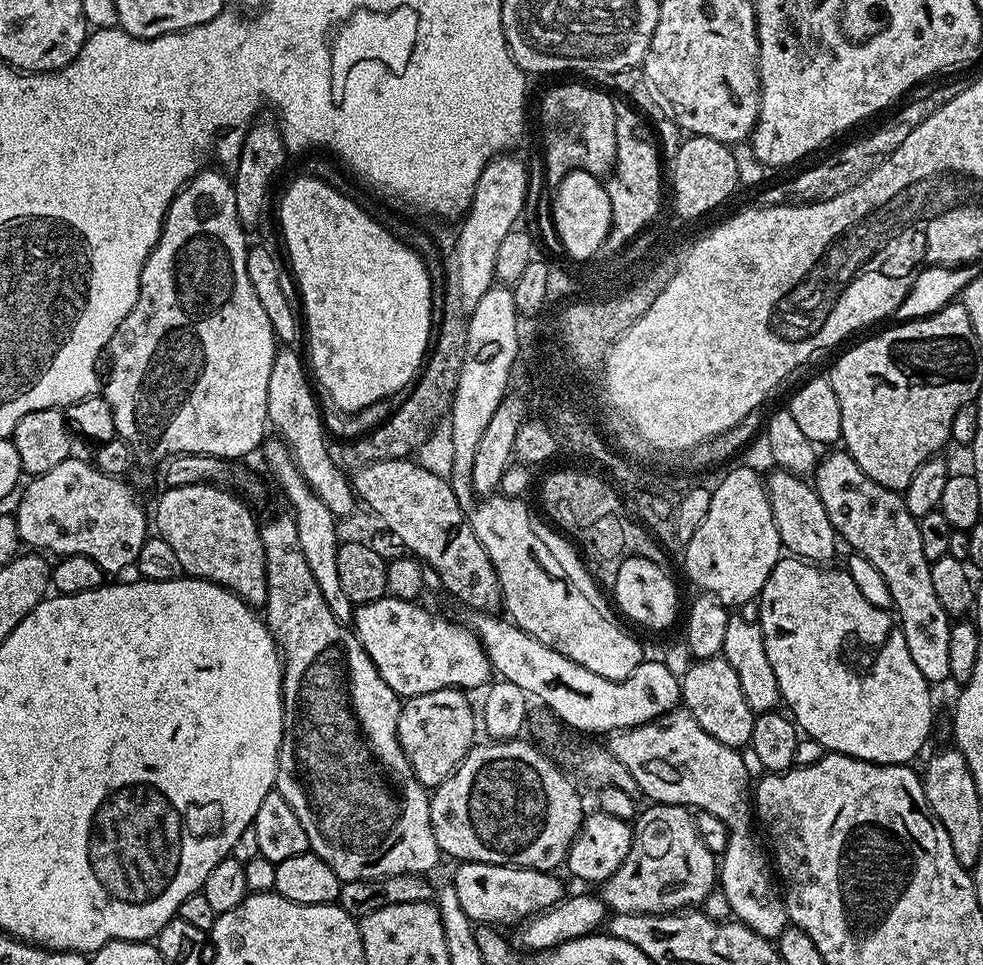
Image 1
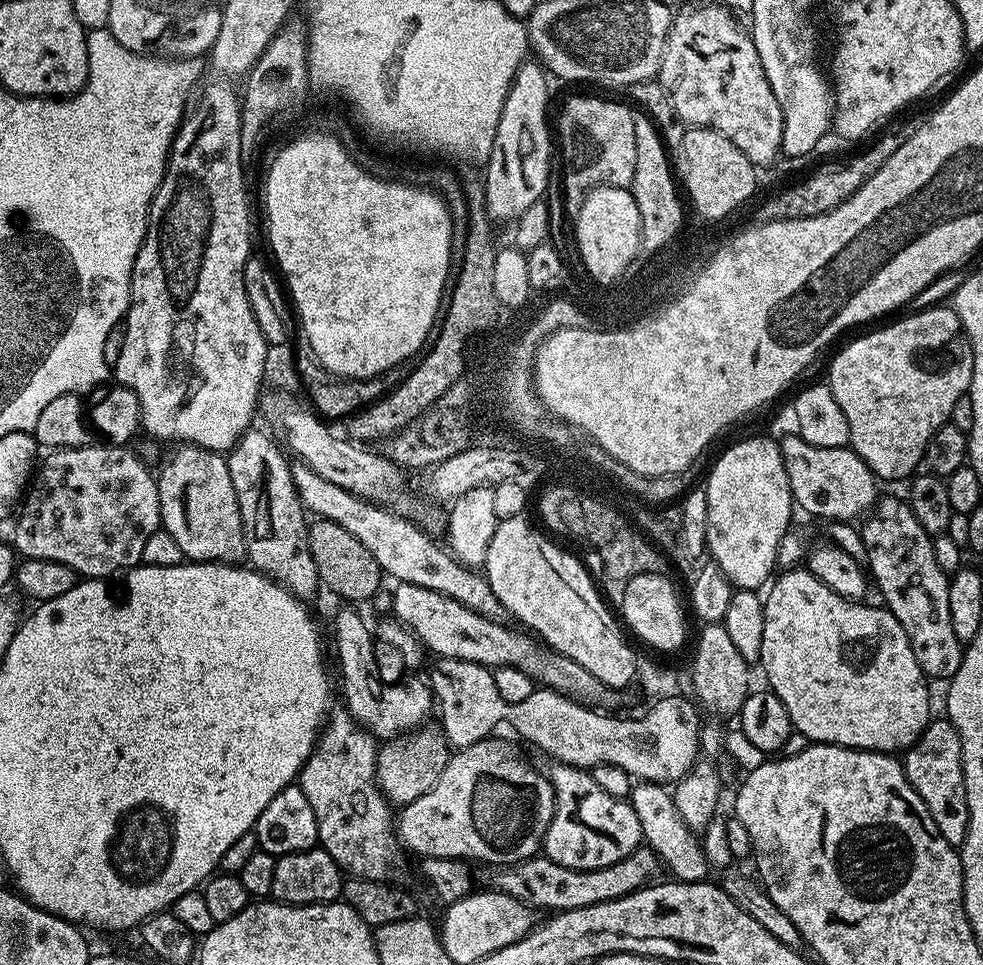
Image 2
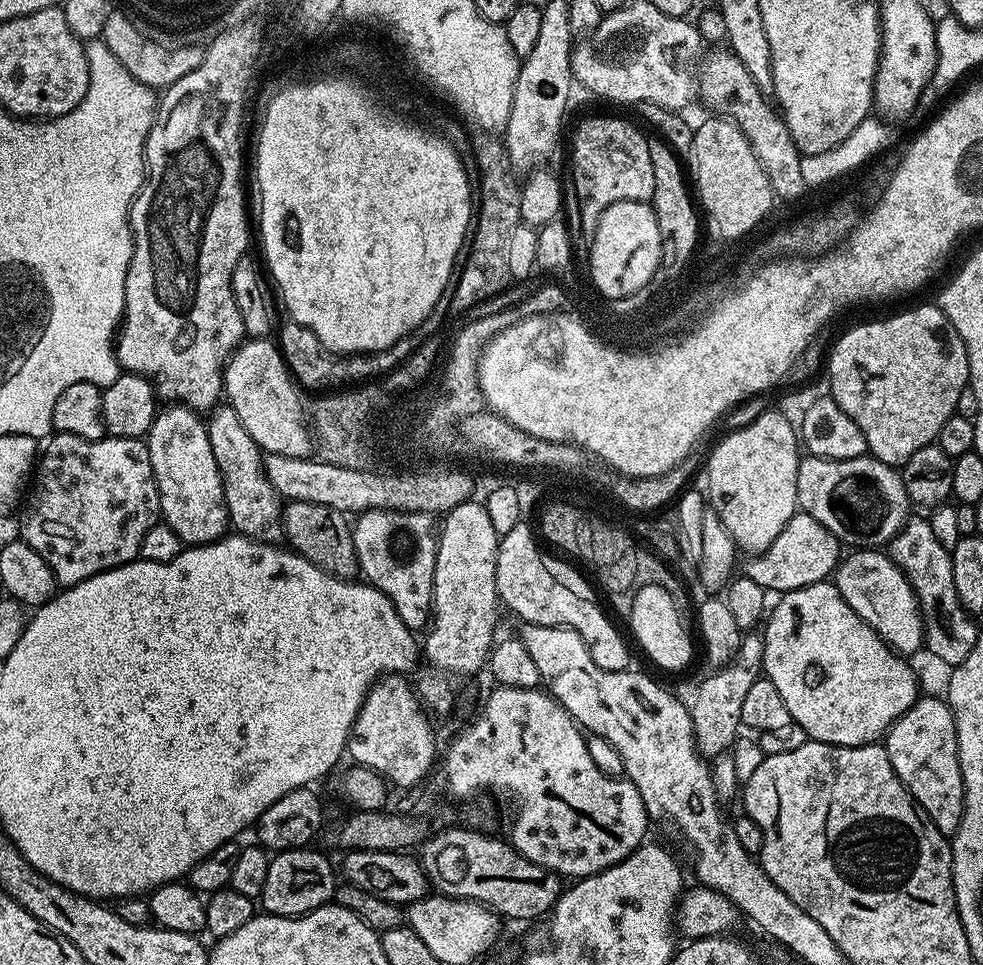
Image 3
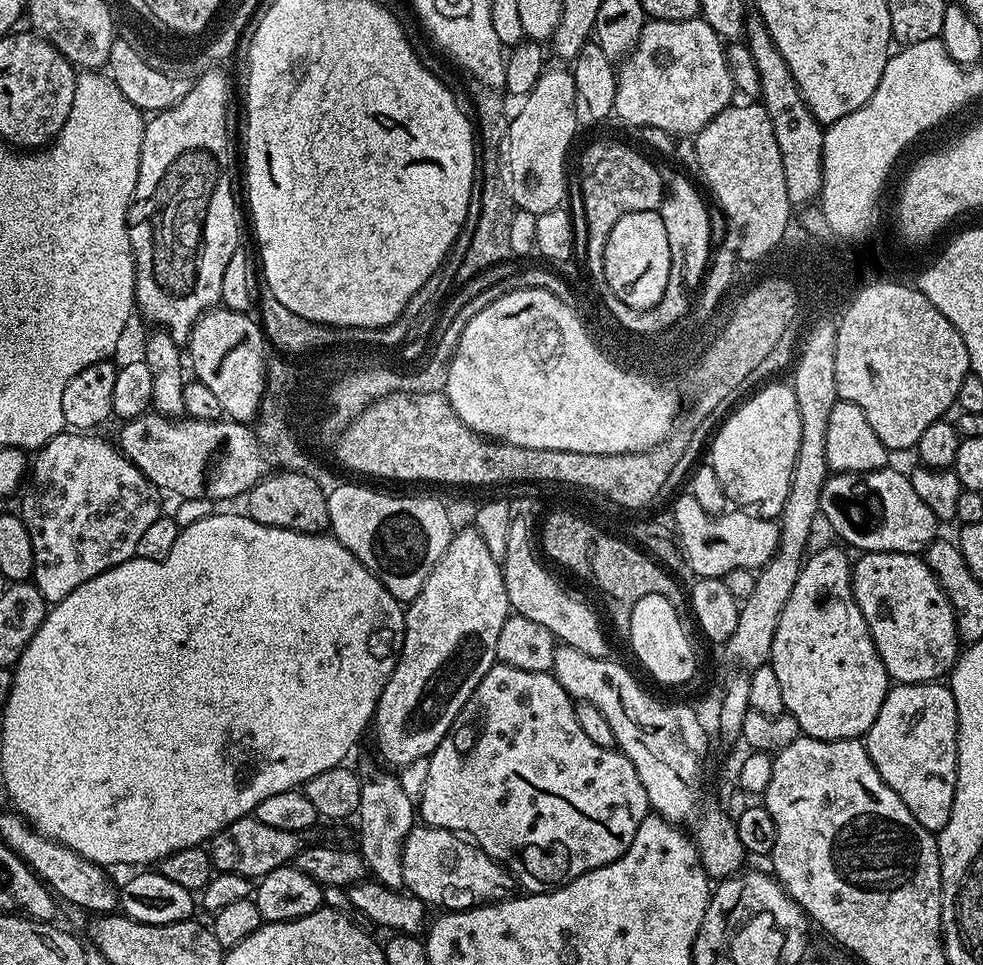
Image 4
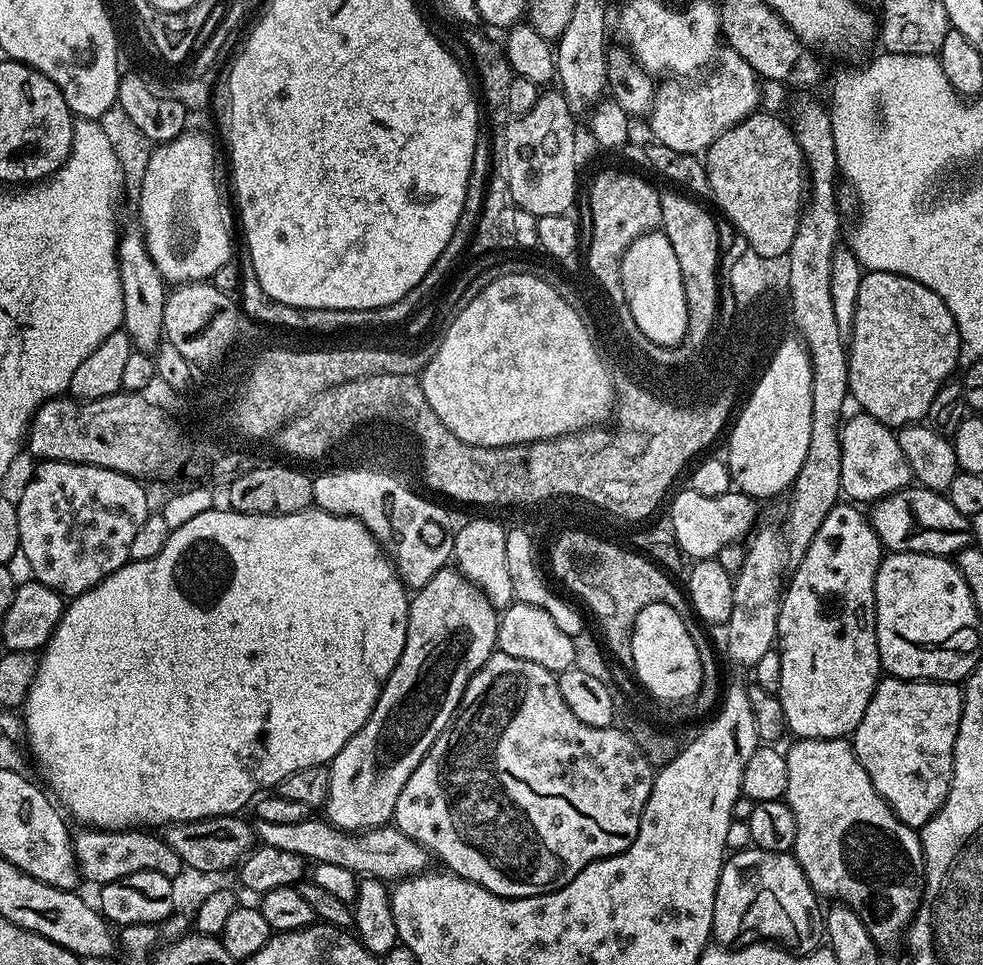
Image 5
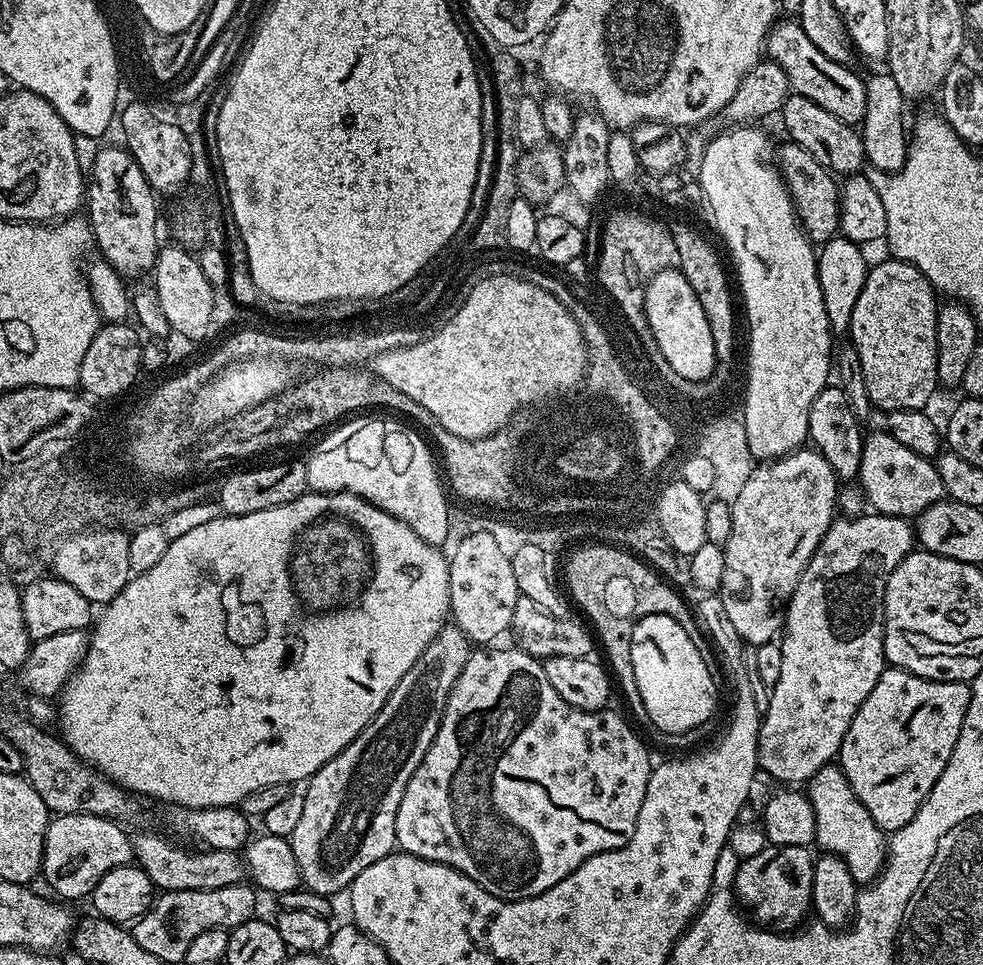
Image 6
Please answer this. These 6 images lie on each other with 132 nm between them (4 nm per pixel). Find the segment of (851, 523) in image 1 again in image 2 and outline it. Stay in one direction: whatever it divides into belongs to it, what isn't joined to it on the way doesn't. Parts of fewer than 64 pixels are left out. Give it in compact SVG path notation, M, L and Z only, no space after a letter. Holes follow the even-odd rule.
M888 496L885 500L884 497L877 499L875 508L871 509L863 524L866 568L875 587L877 584L884 595L883 607L892 612L894 618L898 618L902 630L906 630L906 638L910 638L910 650L914 650L914 658L918 658L918 666L924 671L925 677L941 682L951 680L954 674L958 674L958 666L962 666L964 648L958 634L954 634L953 624L950 623L950 576L942 570L942 566L938 566L938 558L934 558L933 537L928 536L926 530L922 530L922 525L918 523L918 518L914 518L914 510L907 499L900 497L899 500L896 496Z

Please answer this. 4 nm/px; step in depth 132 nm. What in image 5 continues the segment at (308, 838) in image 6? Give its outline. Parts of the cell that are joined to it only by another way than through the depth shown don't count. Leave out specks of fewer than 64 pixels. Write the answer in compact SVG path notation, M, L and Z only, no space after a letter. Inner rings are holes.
M455 567L438 570L426 586L415 589L408 605L406 646L370 718L328 768L328 823L359 834L385 827L392 820L394 802L398 802L406 778L452 723L470 678L497 651L497 623L497 609Z

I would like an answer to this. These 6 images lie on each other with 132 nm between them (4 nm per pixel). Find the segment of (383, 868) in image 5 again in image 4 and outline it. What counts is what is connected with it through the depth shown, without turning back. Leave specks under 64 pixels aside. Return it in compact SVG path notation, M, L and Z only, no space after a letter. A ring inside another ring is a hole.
M413 826L402 846L402 878L404 888L411 895L420 899L425 906L440 908L436 910L463 910L481 904L495 904L498 900L511 900L518 892L516 879L508 869L491 860L471 840L445 828Z

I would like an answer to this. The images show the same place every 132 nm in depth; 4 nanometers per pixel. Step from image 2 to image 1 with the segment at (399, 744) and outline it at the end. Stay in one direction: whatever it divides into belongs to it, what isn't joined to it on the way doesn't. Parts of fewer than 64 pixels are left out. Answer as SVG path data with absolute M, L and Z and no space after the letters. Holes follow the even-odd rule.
M448 687L410 697L400 705L400 745L418 782L429 790L435 790L456 770L477 739L478 716L472 713L472 704L464 696L467 695L461 689Z

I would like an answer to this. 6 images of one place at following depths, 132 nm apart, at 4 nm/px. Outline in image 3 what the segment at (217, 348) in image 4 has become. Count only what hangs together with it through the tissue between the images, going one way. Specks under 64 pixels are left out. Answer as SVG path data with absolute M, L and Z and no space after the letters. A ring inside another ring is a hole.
M245 339L229 355L223 373L223 395L261 452L290 458L313 455L314 441L305 417L305 405L300 402L301 389L284 365L279 347L271 339Z

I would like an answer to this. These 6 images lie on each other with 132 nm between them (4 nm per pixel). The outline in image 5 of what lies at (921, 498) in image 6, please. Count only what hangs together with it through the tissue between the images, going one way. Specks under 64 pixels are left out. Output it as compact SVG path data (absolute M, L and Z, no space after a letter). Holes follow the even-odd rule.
M863 414L849 415L840 428L842 446L842 482L841 493L849 501L860 506L871 506L877 500L884 500L890 494L900 492L913 483L910 462L898 446L896 432L887 424L878 422L878 418Z

